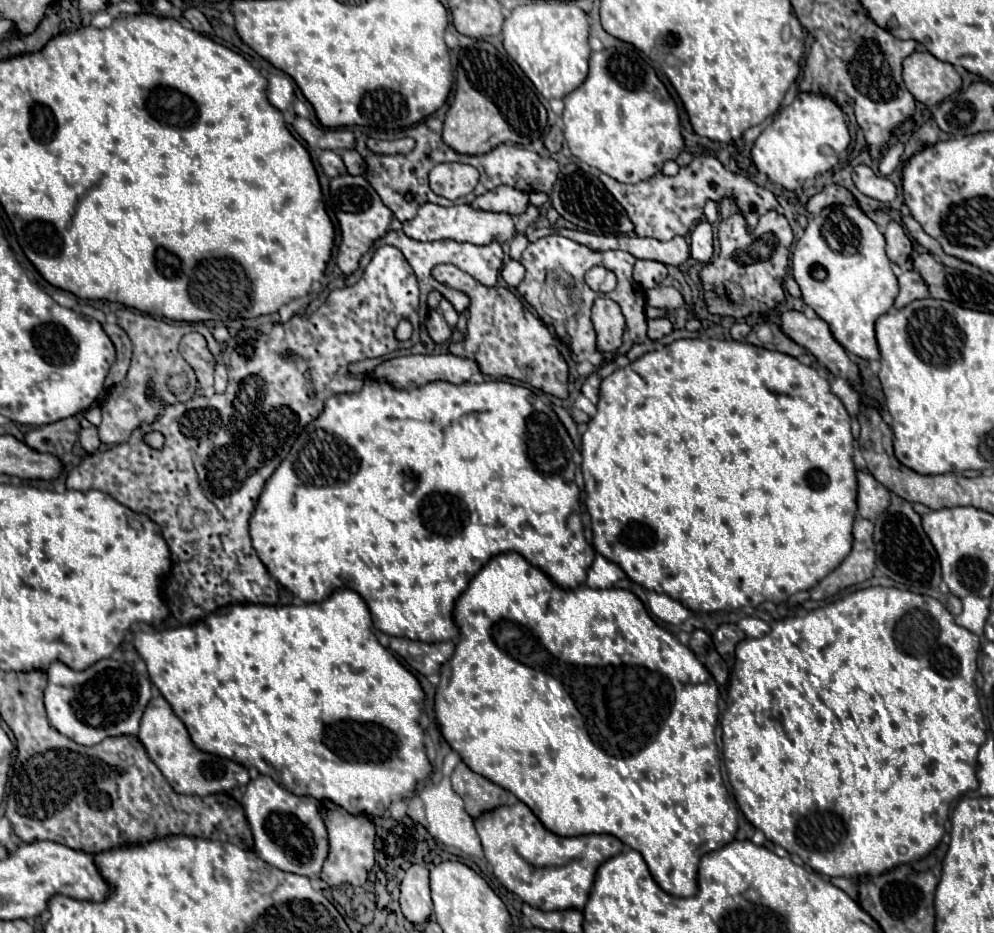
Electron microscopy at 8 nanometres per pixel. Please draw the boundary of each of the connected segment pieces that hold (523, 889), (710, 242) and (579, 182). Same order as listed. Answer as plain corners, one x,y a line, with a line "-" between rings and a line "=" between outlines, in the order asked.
524,803
484,813
474,819
474,825
480,835
486,861
494,867
498,881
528,905
544,911
582,909
588,901
598,865
624,849
620,839
608,834
562,839
544,829
538,817
=
698,223
690,233
690,253
696,261
708,263
714,257
714,237
710,223
=
566,165
558,173
558,181
550,193
554,209
570,223
574,223
578,229
584,229
588,233
600,233
600,235
622,235
630,233
634,229
632,221
628,219
622,205
608,193
608,189
602,185
598,177
592,173
582,171
576,165

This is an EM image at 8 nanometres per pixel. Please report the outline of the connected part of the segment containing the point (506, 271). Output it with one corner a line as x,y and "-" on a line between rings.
506,259
502,267
502,279
514,289
522,281
522,277
524,277
524,267
514,259

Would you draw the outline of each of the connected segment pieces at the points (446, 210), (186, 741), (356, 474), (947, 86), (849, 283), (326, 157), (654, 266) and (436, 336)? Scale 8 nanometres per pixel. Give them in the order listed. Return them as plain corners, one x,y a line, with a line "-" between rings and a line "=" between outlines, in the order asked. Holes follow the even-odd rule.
422,203
412,221
404,223
404,233
416,241
438,241
438,239
454,239
466,241
472,245
488,245
492,241
506,241
514,235
514,223
508,213
488,213
474,209
472,205
454,205
440,207
434,203
=
156,697
148,703
142,723
140,723
138,739
142,741
142,745
146,747
146,753
158,765
158,769
162,771
162,775
166,777
166,781
172,785
176,793
204,797
212,793
228,793
234,787
246,785
250,781
246,767
230,759
222,759
218,755
210,755
196,749
184,723
174,715
172,707
168,705
164,697
=
370,381
360,393
340,393
324,401
324,411
304,427
304,433
296,439
286,459
276,467
272,477
266,481
264,491
256,503
250,517
250,537
252,545
266,565
268,573
290,589
302,601
324,601
332,589
352,589
368,605
372,613
372,623
378,631
392,637
408,637
412,641
452,641
458,639
458,629
452,621
454,601
468,587
470,579
486,565
494,555
516,551
530,565
544,571
560,589
576,589
586,581
586,571
592,565
594,551
586,543
578,495
580,489
574,483
574,463
572,463
572,439
568,437
564,425
556,417
550,405
520,385
508,381
484,381
484,383
462,383
452,385
448,381
434,381
416,389
396,389
392,383
=
914,51
904,61
904,83
916,101
932,107
956,93
962,87
962,77
952,65
936,59
928,51
=
834,205
816,215
794,247
792,275
802,291
804,303
830,325
834,339
848,353
868,361
880,357
874,321
894,305
898,281
884,253
884,235
864,211
858,207
-
820,267
826,273
822,281
=
322,151
320,157
318,157
318,163
320,163
322,171
324,171
328,177
338,177
338,175
344,175
344,173
346,173
340,155
336,155
334,151
=
636,259
634,277
636,277
636,281
642,285
644,290
660,285
666,279
666,275
668,275
668,271
666,271
666,265
664,263
=
434,309
428,313
426,329
428,329
428,335
434,339
434,343
446,343
452,335
452,329
446,325
444,317

